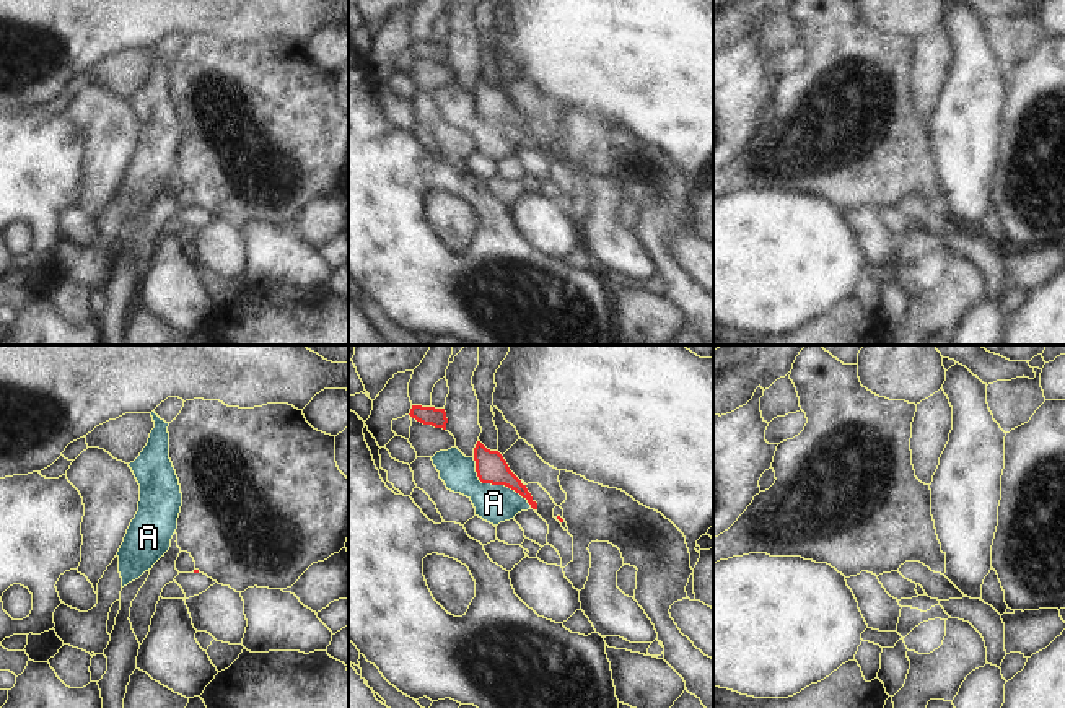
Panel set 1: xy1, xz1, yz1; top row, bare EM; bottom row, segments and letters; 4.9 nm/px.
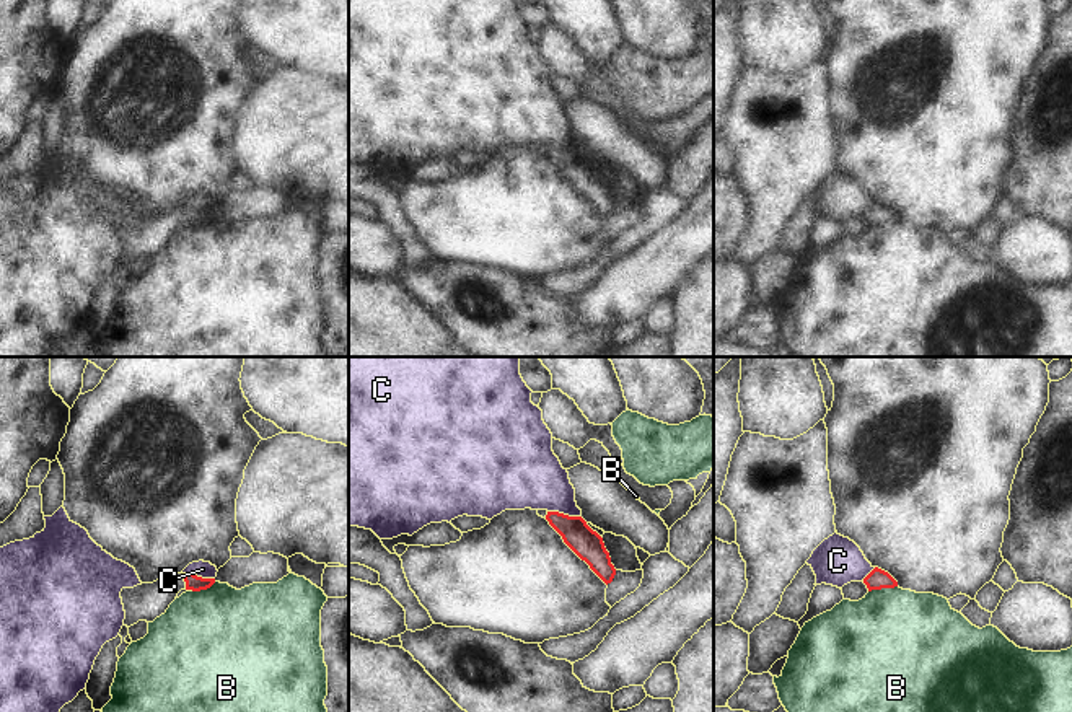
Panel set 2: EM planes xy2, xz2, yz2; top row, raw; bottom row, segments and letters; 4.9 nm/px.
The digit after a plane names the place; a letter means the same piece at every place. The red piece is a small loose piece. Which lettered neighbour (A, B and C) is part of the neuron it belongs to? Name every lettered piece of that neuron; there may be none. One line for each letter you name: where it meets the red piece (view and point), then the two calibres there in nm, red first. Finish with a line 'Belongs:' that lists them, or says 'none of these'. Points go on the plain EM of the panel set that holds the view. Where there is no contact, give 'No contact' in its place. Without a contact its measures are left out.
Belongs: none of these

